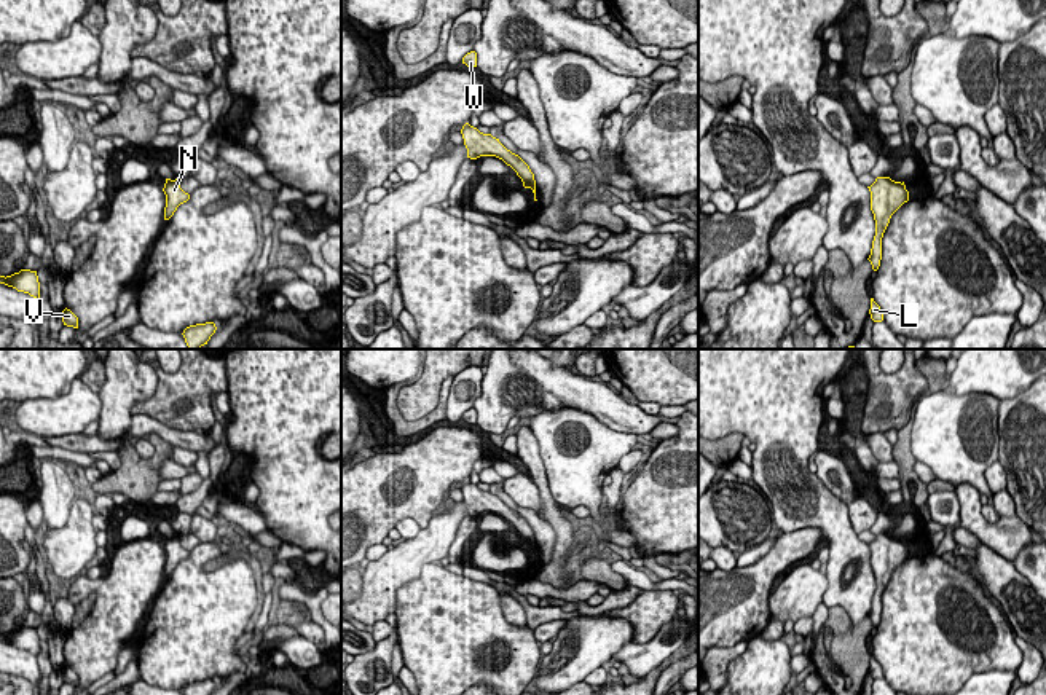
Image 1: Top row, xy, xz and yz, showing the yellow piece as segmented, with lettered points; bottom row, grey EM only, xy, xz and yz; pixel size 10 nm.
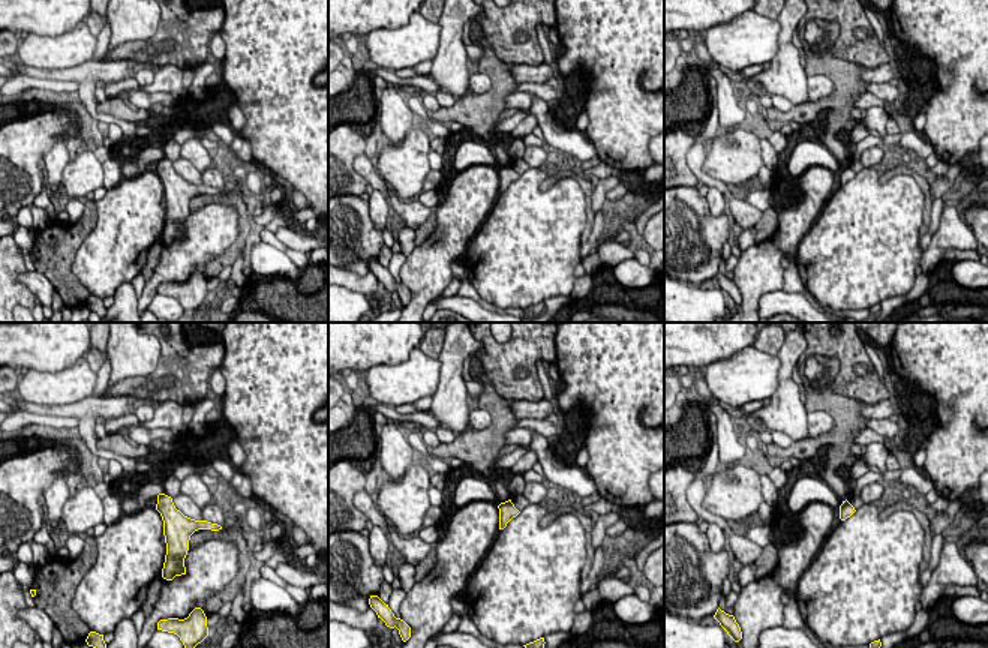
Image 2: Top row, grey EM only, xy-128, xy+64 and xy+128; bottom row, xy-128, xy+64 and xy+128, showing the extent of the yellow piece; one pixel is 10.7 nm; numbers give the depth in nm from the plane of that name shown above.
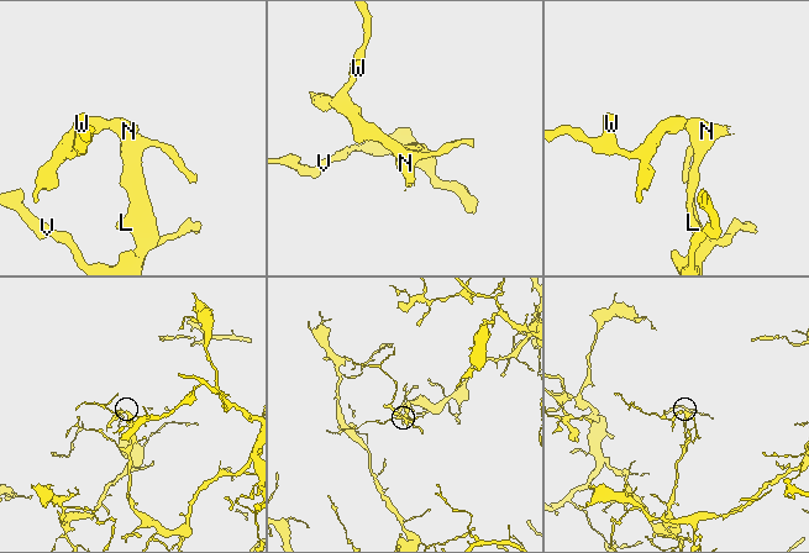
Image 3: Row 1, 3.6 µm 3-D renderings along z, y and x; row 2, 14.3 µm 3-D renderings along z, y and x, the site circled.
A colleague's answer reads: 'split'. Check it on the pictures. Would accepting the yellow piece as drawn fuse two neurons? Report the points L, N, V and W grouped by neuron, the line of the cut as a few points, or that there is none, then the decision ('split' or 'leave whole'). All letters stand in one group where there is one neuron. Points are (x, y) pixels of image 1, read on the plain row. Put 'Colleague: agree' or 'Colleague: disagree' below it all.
L N V W; no cut; leave whole
Colleague: disagree

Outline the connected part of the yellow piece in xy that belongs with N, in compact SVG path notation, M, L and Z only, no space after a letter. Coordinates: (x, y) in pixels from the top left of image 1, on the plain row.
M166 536L163 548L166 552L164 577L169 577L177 564L190 556L190 552L180 545L179 536Z

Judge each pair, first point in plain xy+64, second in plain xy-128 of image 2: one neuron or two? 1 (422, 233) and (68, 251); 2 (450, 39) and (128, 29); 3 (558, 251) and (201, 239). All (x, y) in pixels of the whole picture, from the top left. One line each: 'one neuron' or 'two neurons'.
1: one neuron
2: one neuron
3: one neuron

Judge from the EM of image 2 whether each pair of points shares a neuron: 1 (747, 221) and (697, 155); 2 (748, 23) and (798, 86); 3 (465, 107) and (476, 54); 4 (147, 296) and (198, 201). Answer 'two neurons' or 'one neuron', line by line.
1: one neuron
2: two neurons
3: two neurons
4: two neurons

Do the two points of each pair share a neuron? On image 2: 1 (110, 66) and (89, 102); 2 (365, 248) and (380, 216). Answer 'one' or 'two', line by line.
1: one
2: two

